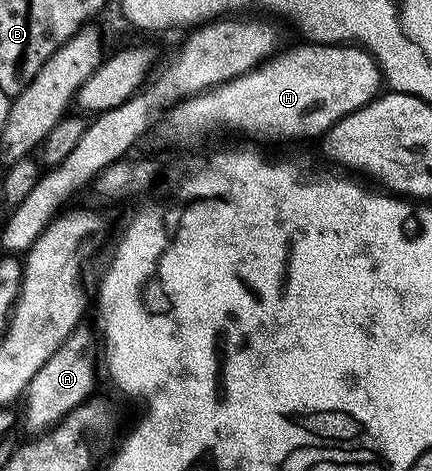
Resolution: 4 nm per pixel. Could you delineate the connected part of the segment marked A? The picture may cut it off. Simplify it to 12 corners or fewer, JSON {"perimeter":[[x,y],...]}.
{"perimeter":[[75,329],[28,384],[22,425],[39,435],[87,402],[96,349]]}

